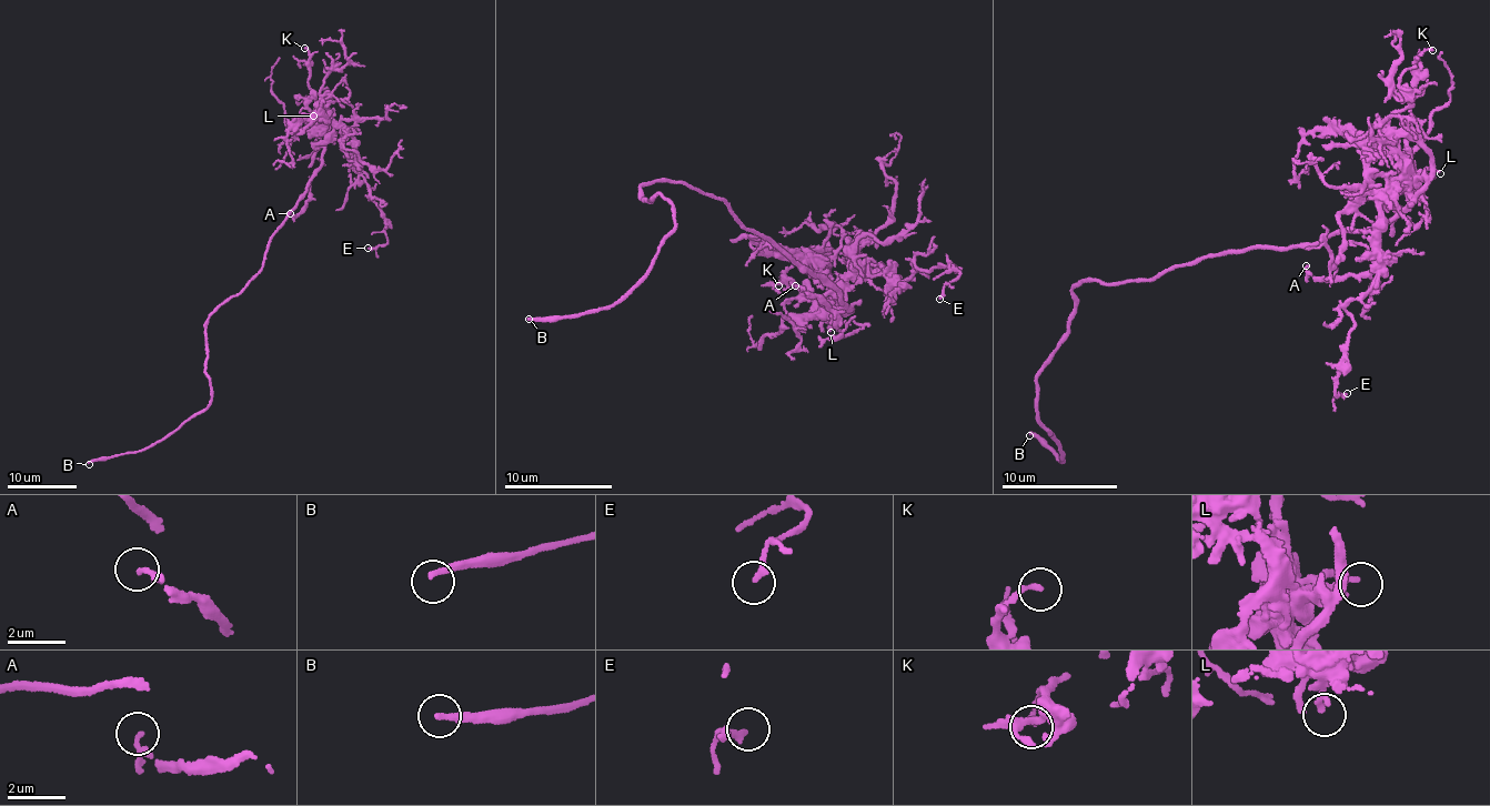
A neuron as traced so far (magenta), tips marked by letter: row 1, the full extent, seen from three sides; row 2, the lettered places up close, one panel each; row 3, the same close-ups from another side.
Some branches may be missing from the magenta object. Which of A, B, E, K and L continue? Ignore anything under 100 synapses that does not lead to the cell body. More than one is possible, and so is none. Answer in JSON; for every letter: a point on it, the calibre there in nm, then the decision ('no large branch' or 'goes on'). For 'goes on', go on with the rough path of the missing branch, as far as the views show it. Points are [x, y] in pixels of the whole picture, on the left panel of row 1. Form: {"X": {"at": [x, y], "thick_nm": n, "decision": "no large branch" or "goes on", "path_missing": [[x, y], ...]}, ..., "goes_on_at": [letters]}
{"A": {"at": [290, 213], "thick_nm": 220, "decision": "no large branch"}, "B": {"at": [89, 464], "thick_nm": 200, "decision": "goes on"}, "E": {"at": [368, 248], "thick_nm": 220, "decision": "no large branch"}, "K": {"at": [304, 48], "thick_nm": 190, "decision": "no large branch"}, "L": {"at": [313, 116], "thick_nm": 200, "decision": "no large branch"}, "goes_on_at": ["B"]}

